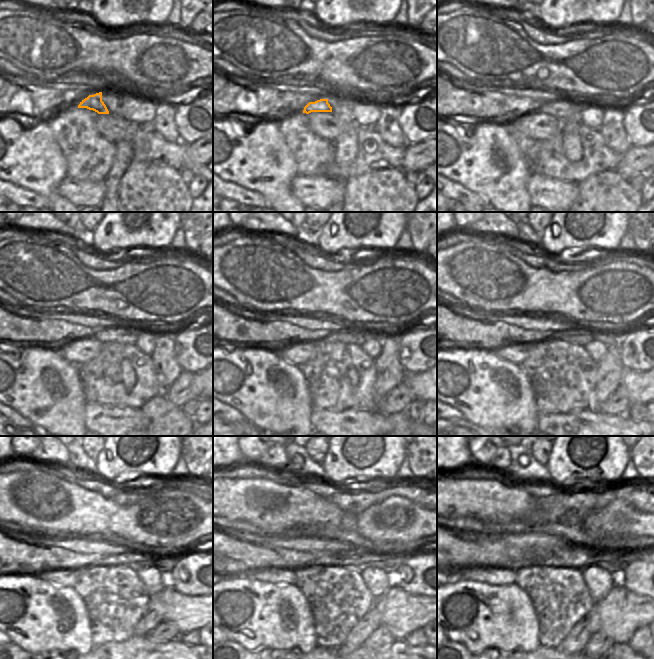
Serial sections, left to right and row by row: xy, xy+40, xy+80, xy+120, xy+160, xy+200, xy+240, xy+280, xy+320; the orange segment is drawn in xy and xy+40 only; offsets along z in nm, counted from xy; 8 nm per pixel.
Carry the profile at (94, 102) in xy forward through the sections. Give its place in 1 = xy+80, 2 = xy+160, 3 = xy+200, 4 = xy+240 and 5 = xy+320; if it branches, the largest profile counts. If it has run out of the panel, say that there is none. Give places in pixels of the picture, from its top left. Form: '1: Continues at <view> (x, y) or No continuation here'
1: Continues at xy+80 (567, 110)
2: Continues at xy+160 (357, 336)
3: Continues at xy+200 (608, 338)
4: Continues at xy+240 (165, 565)
5: Continues at xy+320 (615, 567).

